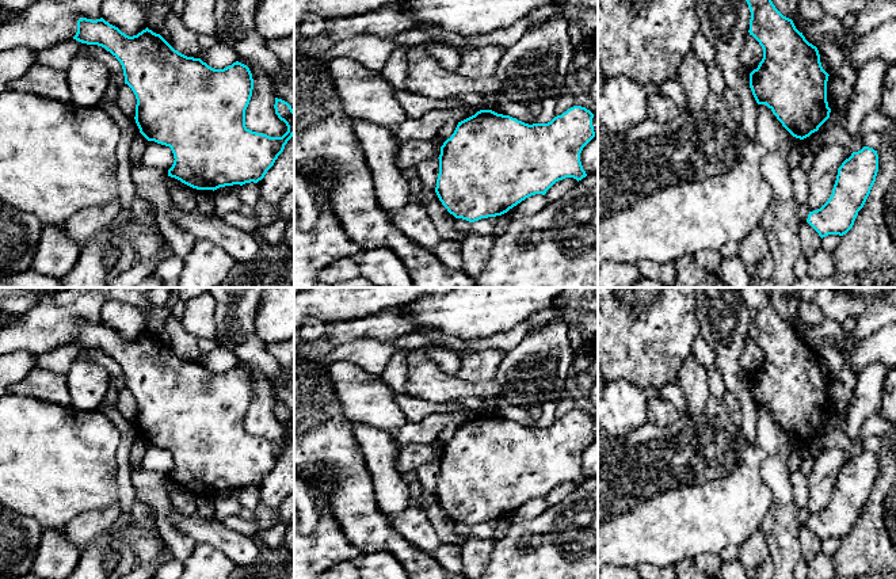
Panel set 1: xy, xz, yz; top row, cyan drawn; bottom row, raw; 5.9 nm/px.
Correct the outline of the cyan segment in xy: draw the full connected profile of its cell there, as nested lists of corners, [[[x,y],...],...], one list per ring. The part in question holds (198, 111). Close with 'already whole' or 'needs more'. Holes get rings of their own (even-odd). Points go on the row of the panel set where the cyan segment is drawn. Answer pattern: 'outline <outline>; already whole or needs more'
outline [[[103,18],[79,19],[73,39],[102,46],[121,62],[125,84],[137,99],[134,119],[140,133],[148,141],[171,148],[175,160],[168,176],[192,188],[214,191],[225,186],[258,183],[294,136],[294,110],[278,98],[275,114],[287,126],[282,137],[270,137],[245,126],[253,79],[249,68],[239,61],[224,69],[214,69],[201,58],[179,53],[148,27],[129,37]]]; already whole

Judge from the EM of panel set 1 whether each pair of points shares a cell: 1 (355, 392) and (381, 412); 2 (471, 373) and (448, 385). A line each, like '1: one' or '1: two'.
1: one
2: two

